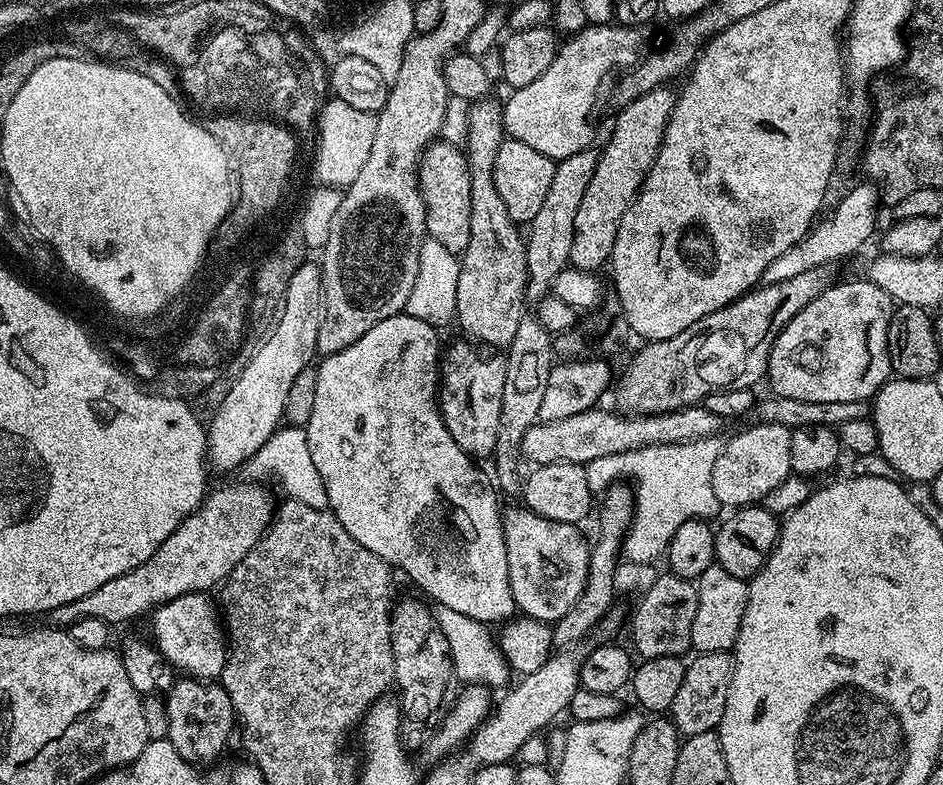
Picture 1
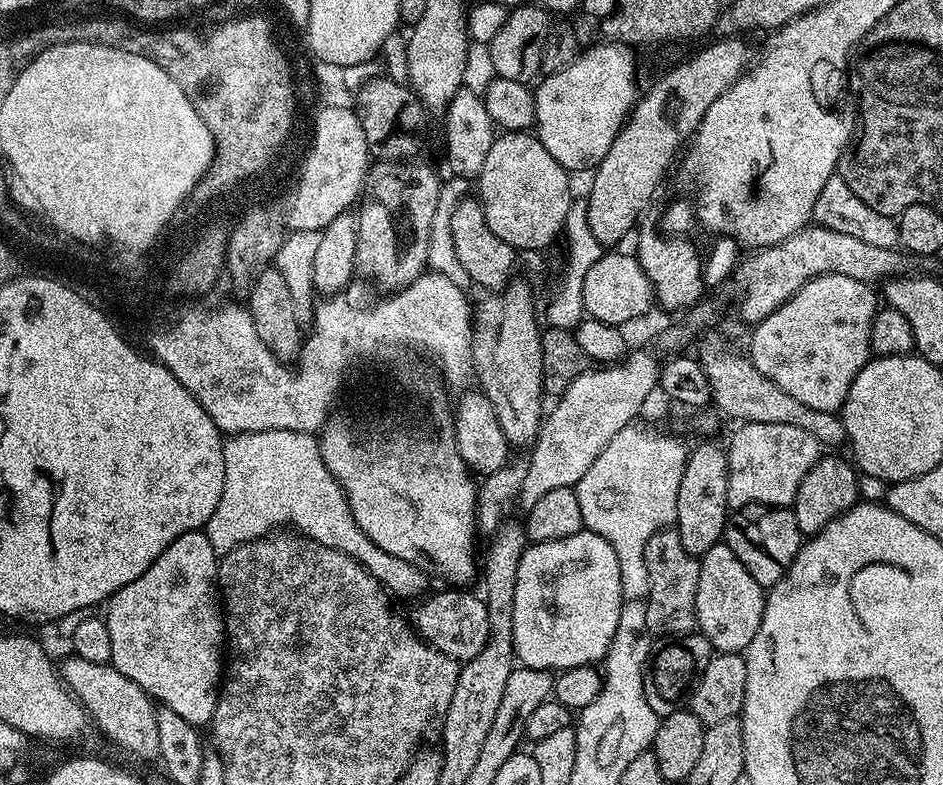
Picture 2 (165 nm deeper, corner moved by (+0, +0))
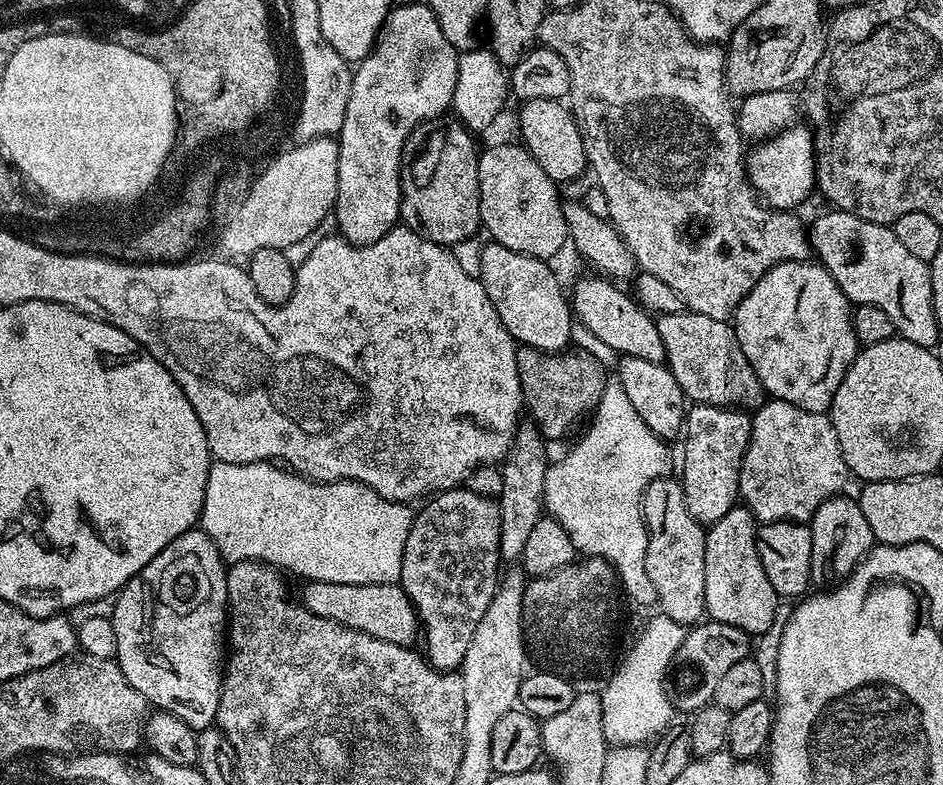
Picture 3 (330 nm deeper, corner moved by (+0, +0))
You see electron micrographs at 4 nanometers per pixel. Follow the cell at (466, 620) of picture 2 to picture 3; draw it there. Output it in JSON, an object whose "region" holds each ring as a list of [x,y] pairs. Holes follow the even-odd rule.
{"region":[[[307,581],[303,585],[302,603],[318,618],[330,618],[347,628],[382,638],[382,642],[394,642],[405,646],[418,640],[416,608],[408,600],[399,583],[394,584],[343,584],[342,582]]]}

